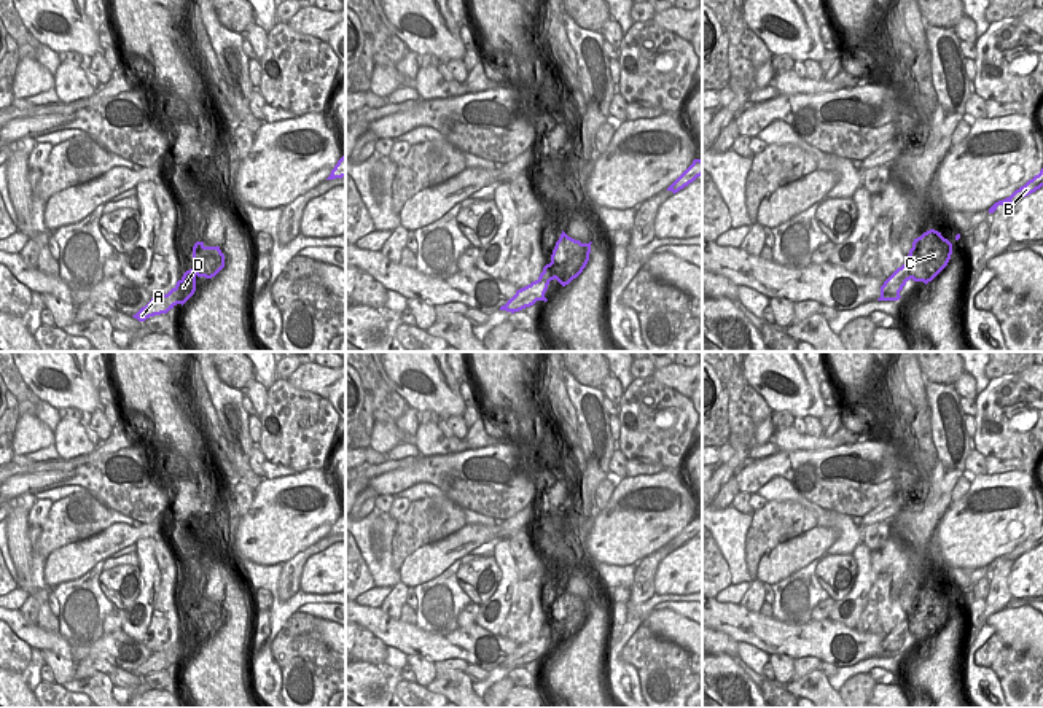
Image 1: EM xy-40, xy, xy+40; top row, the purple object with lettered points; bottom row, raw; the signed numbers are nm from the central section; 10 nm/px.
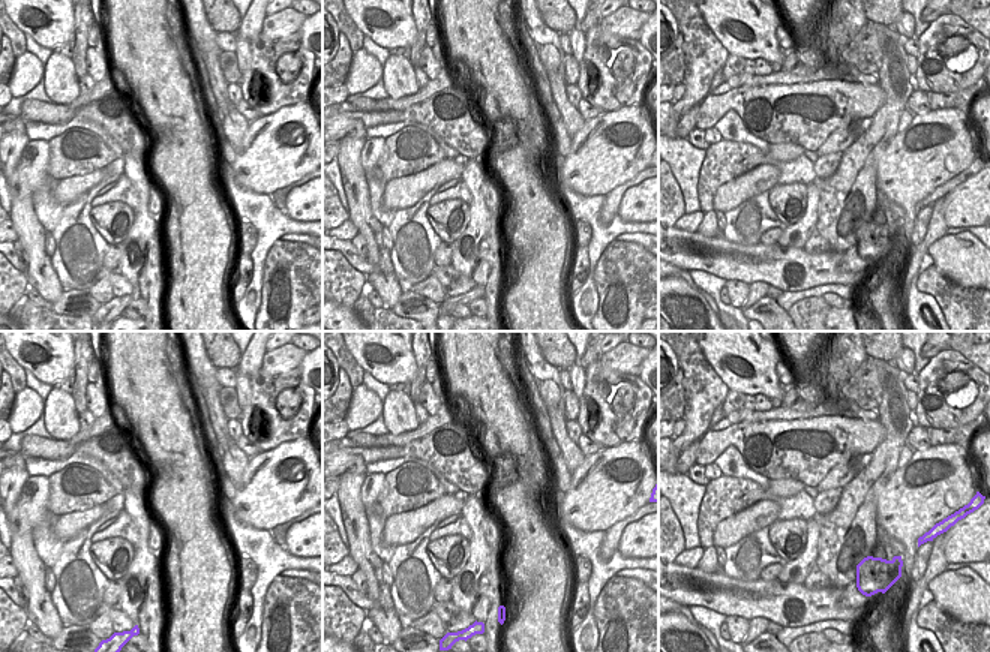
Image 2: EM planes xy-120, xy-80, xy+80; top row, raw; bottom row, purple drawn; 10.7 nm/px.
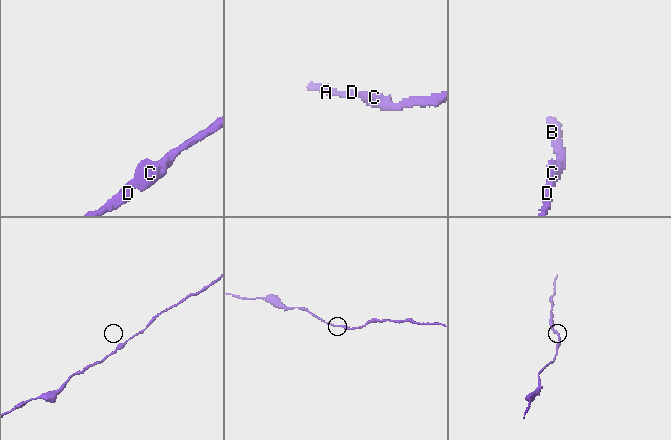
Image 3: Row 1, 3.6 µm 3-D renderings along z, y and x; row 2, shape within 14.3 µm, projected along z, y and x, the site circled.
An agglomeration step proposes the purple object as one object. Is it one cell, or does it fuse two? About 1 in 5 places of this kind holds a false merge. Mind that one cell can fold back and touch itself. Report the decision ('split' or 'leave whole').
leave whole

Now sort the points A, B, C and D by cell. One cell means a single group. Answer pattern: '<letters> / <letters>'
A B C D

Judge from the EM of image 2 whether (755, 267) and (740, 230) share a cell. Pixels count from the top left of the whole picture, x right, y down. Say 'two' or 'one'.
two

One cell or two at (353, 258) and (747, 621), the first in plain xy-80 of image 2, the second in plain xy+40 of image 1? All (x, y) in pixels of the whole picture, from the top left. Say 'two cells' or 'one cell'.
one cell

